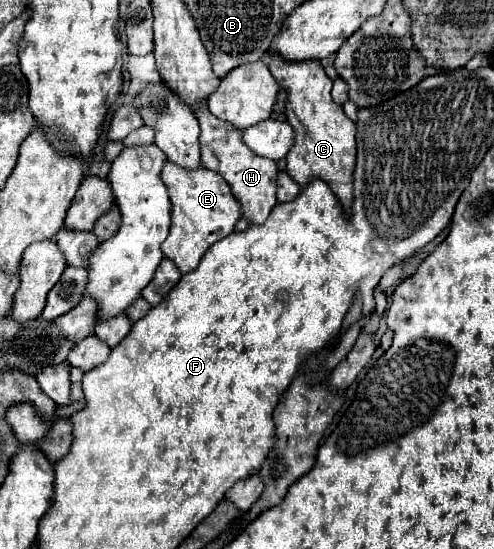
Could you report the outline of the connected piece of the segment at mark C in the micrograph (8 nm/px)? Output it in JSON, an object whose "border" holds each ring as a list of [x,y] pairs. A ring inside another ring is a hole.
{"border":[[[272,56],[268,60],[270,72],[276,82],[288,92],[286,116],[294,126],[296,142],[286,156],[286,172],[294,178],[294,182],[304,188],[312,180],[320,178],[330,186],[330,190],[338,196],[340,204],[350,214],[354,202],[354,164],[356,164],[356,124],[344,114],[342,106],[338,106],[330,98],[332,80],[326,76],[320,62],[288,62]]]}

